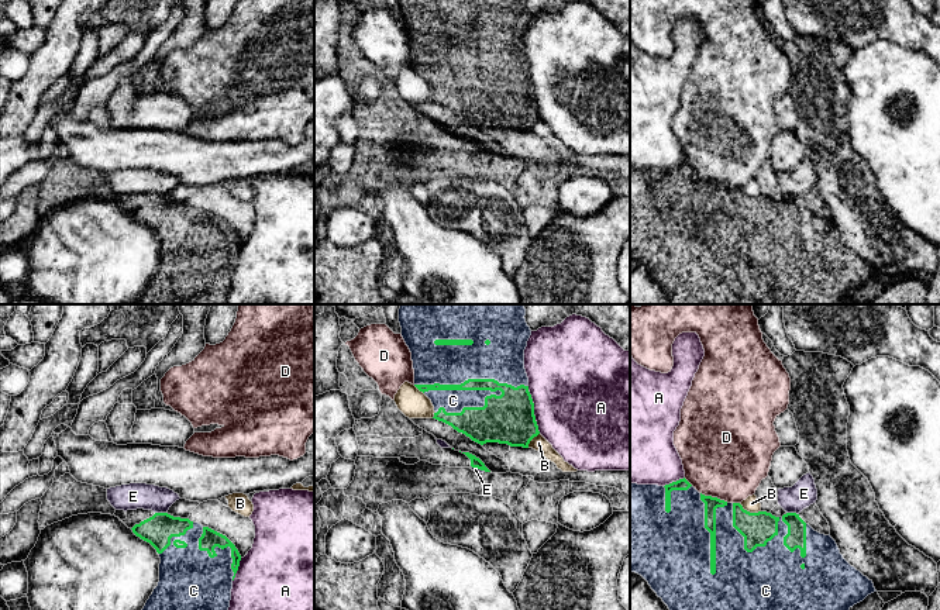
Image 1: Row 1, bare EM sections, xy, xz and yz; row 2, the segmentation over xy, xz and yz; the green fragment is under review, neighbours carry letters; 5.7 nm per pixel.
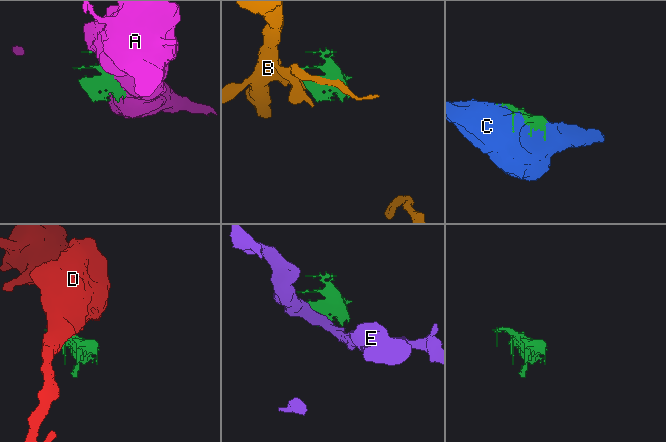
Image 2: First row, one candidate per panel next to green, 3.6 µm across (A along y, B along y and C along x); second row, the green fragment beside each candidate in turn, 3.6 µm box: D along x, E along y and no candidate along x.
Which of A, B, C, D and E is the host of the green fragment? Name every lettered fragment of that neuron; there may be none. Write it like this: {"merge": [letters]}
{"merge": ["C"]}

